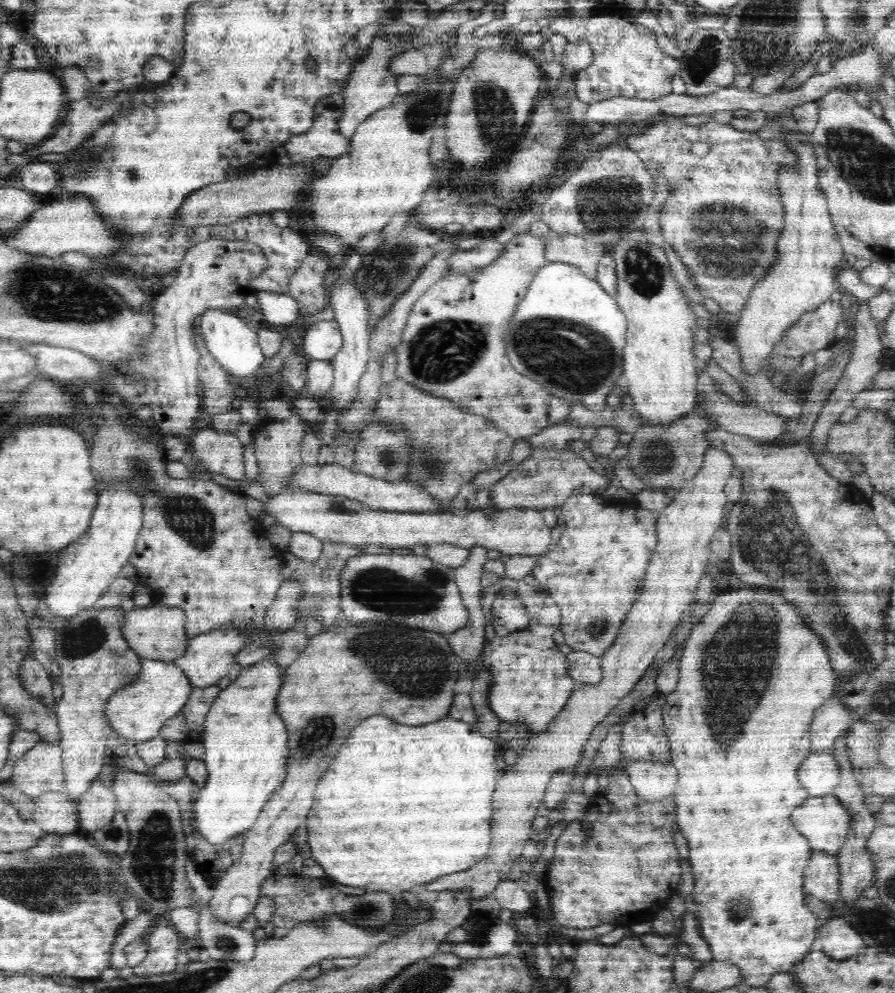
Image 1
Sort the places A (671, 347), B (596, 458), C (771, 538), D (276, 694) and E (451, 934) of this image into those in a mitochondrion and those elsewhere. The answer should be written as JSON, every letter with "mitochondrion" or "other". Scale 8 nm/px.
{"A":"other","B":"other","C":"mitochondrion","D":"other","E":"other"}

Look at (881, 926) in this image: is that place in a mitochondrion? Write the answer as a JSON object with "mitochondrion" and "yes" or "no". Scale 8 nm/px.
{"mitochondrion":"yes"}

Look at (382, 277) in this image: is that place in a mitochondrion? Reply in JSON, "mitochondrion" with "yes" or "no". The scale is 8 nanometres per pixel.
{"mitochondrion":"yes"}

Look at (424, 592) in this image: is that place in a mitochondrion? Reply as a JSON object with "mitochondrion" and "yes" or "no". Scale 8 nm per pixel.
{"mitochondrion":"yes"}

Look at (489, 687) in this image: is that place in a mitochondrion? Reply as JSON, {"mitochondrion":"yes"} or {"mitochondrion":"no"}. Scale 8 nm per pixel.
{"mitochondrion":"no"}

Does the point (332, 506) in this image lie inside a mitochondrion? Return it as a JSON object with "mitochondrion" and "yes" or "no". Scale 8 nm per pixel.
{"mitochondrion":"yes"}

